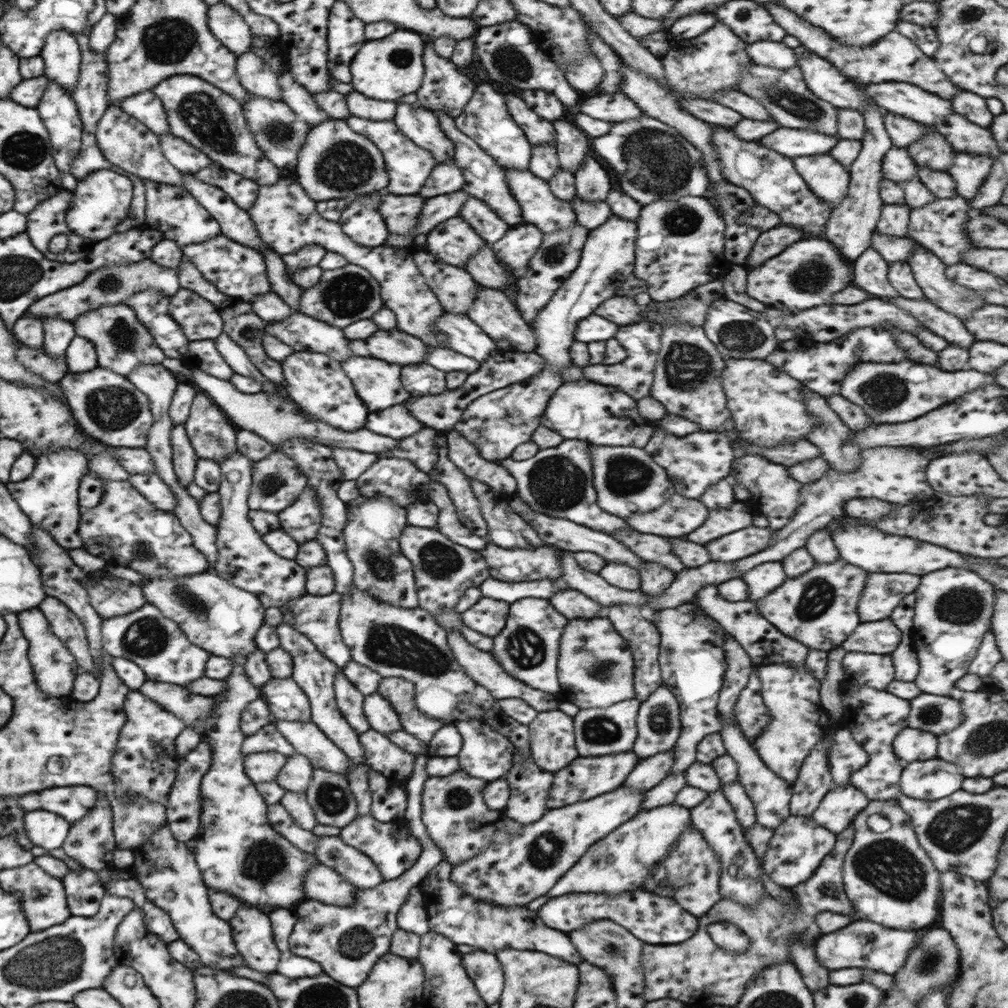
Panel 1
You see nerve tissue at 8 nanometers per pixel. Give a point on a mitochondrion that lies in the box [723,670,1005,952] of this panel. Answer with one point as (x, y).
(886, 865)

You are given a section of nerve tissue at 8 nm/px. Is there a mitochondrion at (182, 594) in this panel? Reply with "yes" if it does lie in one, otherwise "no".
yes

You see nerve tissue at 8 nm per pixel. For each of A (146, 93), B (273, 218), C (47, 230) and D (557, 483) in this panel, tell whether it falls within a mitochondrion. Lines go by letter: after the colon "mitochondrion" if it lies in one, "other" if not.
A: other
B: other
C: other
D: mitochondrion

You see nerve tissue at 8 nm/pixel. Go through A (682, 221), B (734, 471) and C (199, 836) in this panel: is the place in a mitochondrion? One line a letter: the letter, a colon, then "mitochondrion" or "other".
A: mitochondrion
B: other
C: other

